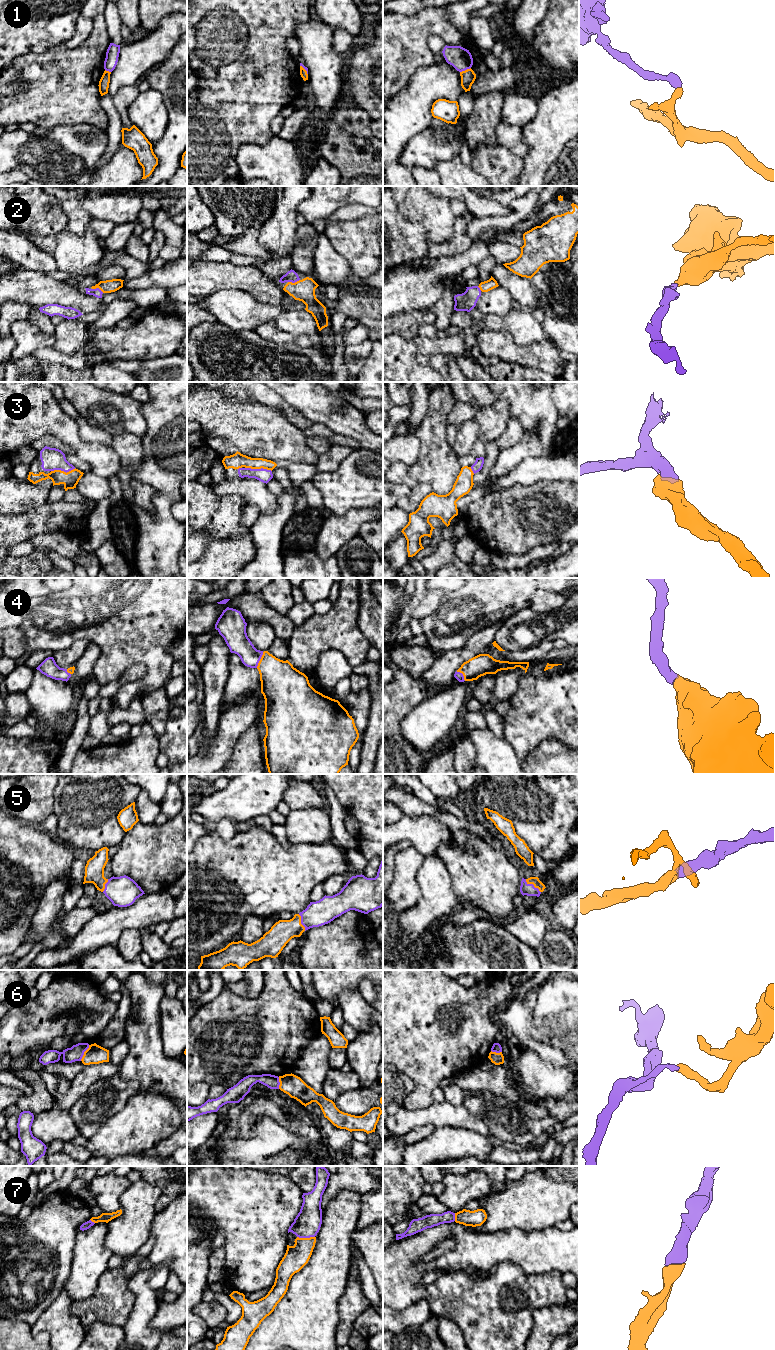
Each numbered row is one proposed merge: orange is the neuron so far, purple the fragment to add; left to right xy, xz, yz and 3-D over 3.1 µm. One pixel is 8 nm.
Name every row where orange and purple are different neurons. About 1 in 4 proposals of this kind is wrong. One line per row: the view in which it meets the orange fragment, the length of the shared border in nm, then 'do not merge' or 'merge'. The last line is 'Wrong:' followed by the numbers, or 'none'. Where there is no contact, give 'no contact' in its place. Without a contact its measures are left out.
1: meets orange in yz; contact 100 nm long; do not merge
2: meets orange in xz; contact 100 nm long; merge
3: meets orange in xz; contact 220 nm long; merge
4: meets orange in xz; contact 140 nm long; merge
5: meets orange in yz; contact 170 nm long; merge
6: meets orange in xy; contact 150 nm long; do not merge
7: meets orange in xz; contact 140 nm long; merge
Wrong: 1, 6

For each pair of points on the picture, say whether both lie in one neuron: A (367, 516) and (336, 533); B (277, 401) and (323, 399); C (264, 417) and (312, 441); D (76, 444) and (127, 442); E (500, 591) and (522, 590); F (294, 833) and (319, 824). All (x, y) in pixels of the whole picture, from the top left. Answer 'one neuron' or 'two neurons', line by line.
A: one neuron
B: two neurons
C: two neurons
D: two neurons
E: one neuron
F: one neuron

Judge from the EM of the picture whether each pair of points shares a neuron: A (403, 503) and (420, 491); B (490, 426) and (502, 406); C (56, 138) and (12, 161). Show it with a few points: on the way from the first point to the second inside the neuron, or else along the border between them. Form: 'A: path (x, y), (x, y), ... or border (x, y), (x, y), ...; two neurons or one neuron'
A: path (407, 503), (416, 495); one neuron
B: path (492, 421), (500, 411); one neuron
C: path (45, 149), (41, 153), (23, 153); one neuron

